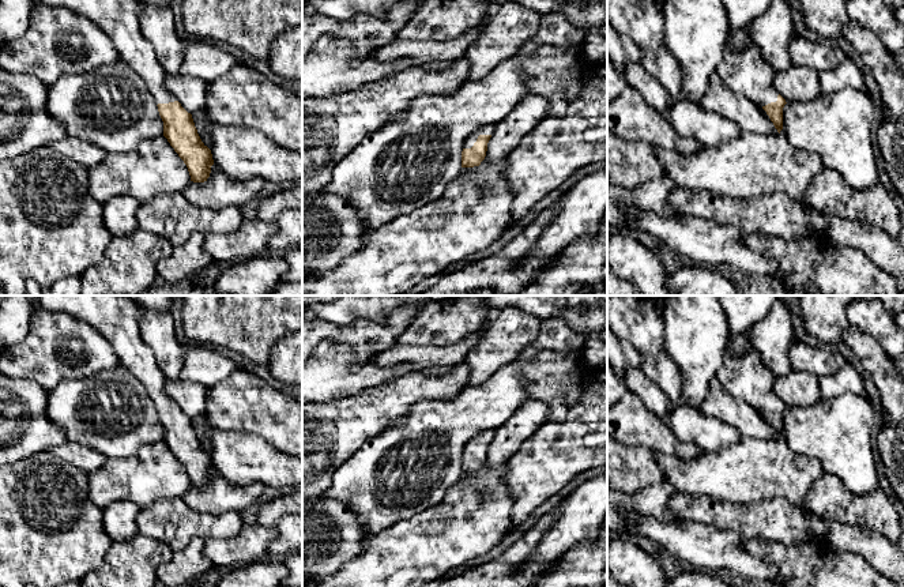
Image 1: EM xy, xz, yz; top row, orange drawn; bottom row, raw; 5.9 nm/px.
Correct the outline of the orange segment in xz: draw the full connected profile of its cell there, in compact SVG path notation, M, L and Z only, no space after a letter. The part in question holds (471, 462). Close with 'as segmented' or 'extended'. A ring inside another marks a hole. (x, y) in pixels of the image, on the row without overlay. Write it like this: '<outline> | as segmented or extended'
M494 429L478 433L466 447L462 456L462 473L479 471L486 462L487 448L494 437Z | extended

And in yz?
M747 330L730 338L726 357L716 377L738 399L761 411L775 433L783 434L786 404L773 391L775 376L749 343Z | extended

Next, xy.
M34 296L35 304L65 312L93 326L105 336L127 369L146 388L163 426L163 441L188 473L191 486L204 488L214 470L211 455L201 447L192 419L166 394L166 380L154 351L140 335L142 308L124 296Z | extended

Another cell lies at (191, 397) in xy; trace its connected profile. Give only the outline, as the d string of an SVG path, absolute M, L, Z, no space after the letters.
M184 379L166 380L166 394L191 419L206 417L207 391L204 385Z

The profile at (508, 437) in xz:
M524 400L504 425L494 429L494 437L481 470L491 470L505 464L521 444L547 421L547 414L546 403Z

